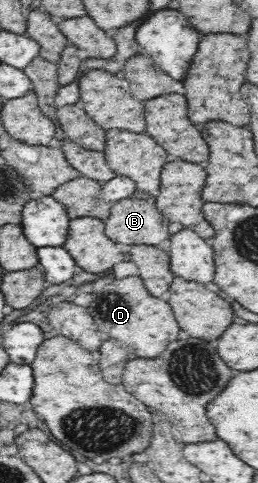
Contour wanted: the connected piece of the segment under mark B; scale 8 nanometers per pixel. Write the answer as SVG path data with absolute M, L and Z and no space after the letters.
M125 198L112 203L109 216L104 220L105 234L109 234L109 238L113 242L121 244L145 244L155 246L163 240L170 238L167 227L170 221L156 207L156 203L149 204L147 200L139 200L139 198Z

